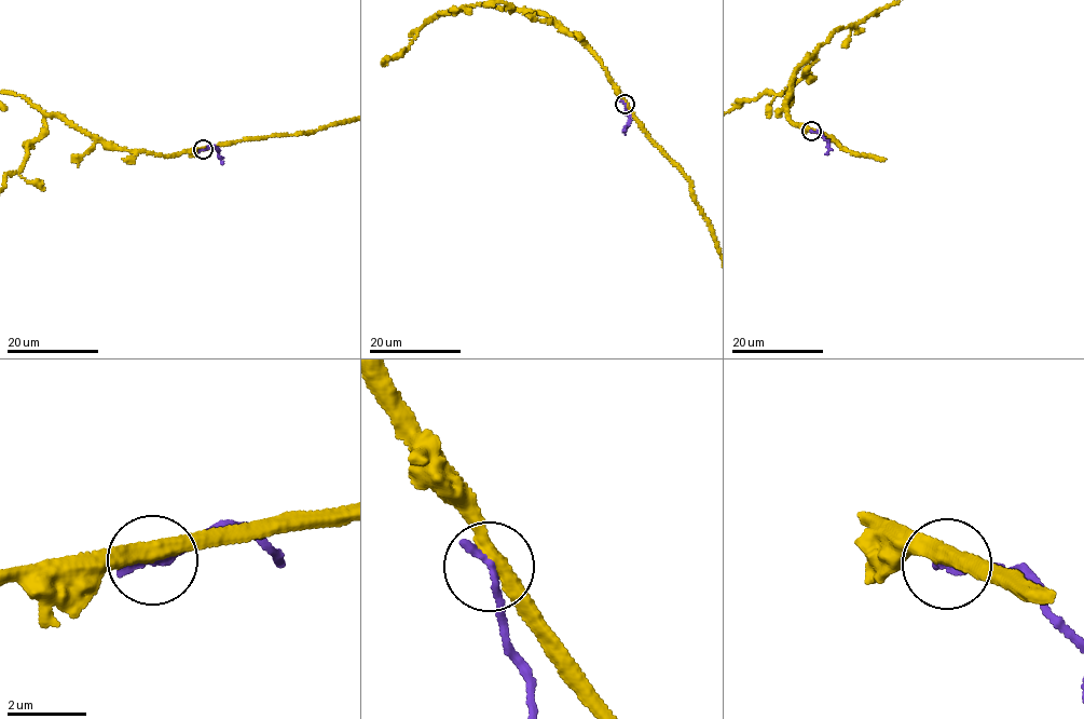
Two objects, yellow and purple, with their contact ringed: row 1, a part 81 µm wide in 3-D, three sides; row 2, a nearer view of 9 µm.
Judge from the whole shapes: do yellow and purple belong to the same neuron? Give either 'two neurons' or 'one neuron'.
two neurons

